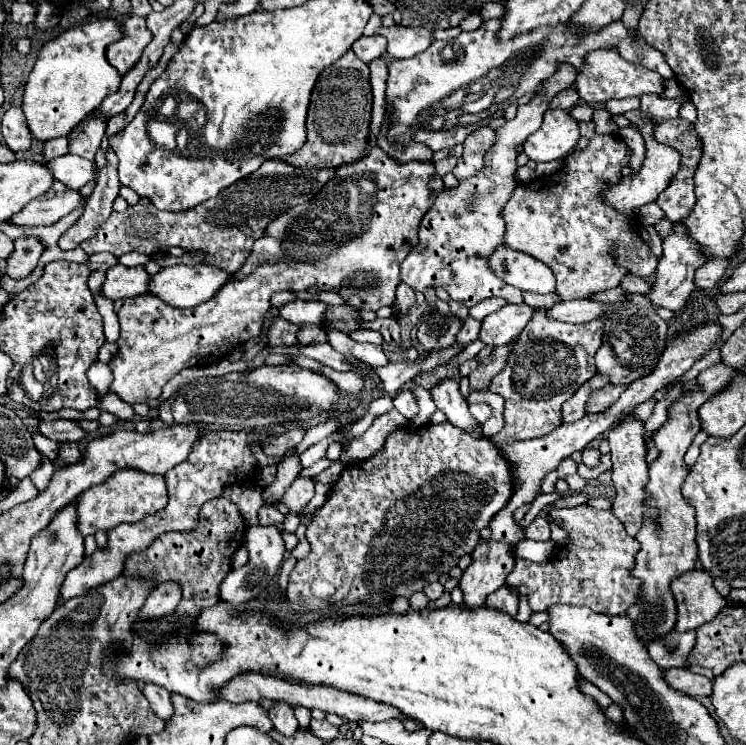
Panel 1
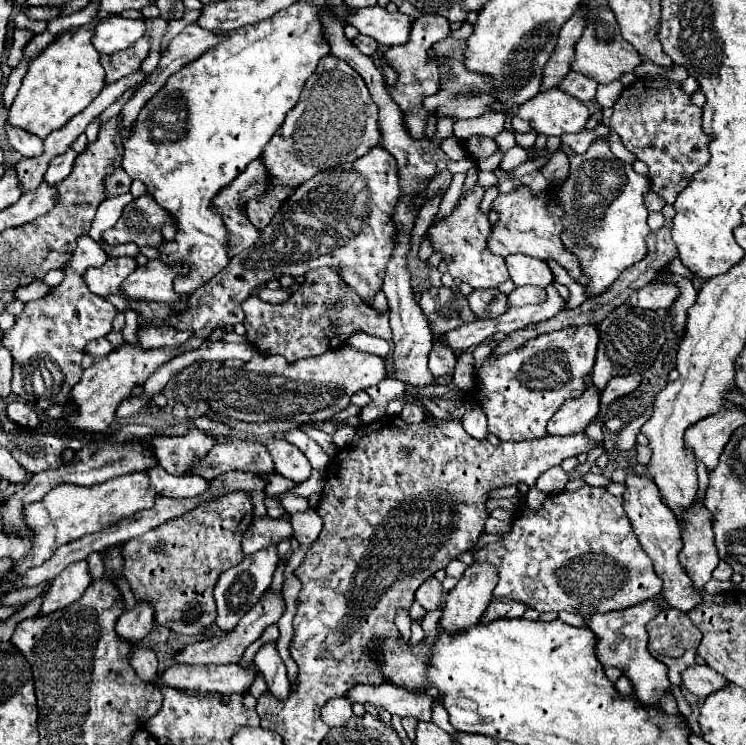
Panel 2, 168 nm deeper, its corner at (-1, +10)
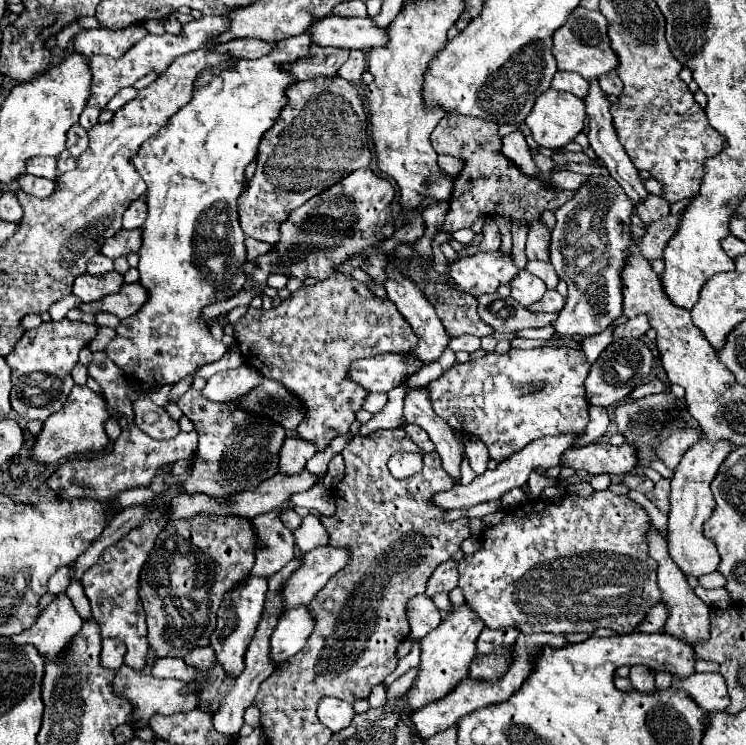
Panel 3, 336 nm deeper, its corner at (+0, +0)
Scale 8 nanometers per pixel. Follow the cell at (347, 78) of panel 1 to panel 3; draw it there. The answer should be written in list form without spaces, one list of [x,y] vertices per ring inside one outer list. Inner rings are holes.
[[[335,75],[333,79],[307,79],[307,81],[297,81],[293,83],[289,89],[287,89],[287,97],[289,97],[289,103],[283,107],[279,119],[273,123],[273,127],[265,133],[261,145],[259,145],[259,155],[257,155],[257,171],[255,171],[255,177],[249,181],[249,187],[247,191],[239,197],[239,221],[241,221],[241,229],[247,237],[253,237],[253,239],[259,239],[259,241],[265,241],[265,243],[277,243],[279,241],[279,225],[287,219],[287,215],[295,209],[295,207],[301,207],[305,201],[309,201],[311,197],[323,193],[325,189],[329,189],[331,185],[335,185],[337,181],[341,181],[343,177],[347,177],[351,171],[355,169],[361,169],[361,167],[369,167],[371,163],[371,139],[369,139],[369,133],[367,133],[367,127],[369,127],[369,121],[367,121],[367,111],[365,111],[365,103],[363,99],[359,97],[359,91],[355,89],[353,83],[341,79],[339,75]]]

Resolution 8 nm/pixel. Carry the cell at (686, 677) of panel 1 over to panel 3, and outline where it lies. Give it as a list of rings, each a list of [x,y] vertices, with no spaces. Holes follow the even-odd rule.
[[[693,673],[691,677],[677,681],[677,689],[687,691],[703,711],[719,711],[729,705],[727,685],[719,673]]]

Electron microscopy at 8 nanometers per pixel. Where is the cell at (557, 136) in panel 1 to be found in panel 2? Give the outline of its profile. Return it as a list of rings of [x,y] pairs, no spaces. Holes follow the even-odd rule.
[[[560,87],[542,89],[542,93],[526,101],[526,105],[520,105],[516,115],[526,119],[536,133],[544,133],[548,137],[580,133],[590,117],[588,107]]]

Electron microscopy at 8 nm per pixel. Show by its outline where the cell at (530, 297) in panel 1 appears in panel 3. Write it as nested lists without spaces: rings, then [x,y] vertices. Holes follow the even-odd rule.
[[[499,293],[479,295],[477,301],[481,319],[491,325],[495,333],[519,333],[527,327],[543,327],[553,323],[553,319],[557,317],[555,313],[531,313],[515,299],[501,297]]]

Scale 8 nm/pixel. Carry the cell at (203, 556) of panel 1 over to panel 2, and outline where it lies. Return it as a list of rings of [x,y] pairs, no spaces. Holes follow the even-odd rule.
[[[230,493],[230,497],[220,497],[218,501],[210,501],[210,505],[200,505],[198,509],[190,511],[190,513],[184,513],[184,517],[176,517],[174,521],[166,521],[166,525],[158,525],[158,529],[150,529],[150,533],[144,533],[142,537],[136,537],[134,541],[128,541],[122,545],[122,555],[126,559],[124,563],[124,575],[132,587],[132,593],[134,597],[140,601],[140,603],[148,603],[152,609],[154,609],[154,623],[156,625],[162,625],[170,631],[176,631],[180,635],[204,635],[206,629],[214,623],[216,619],[216,603],[214,603],[214,595],[212,595],[212,589],[218,581],[218,577],[228,571],[230,567],[238,565],[246,555],[242,553],[242,535],[246,533],[246,529],[252,525],[254,521],[254,511],[252,511],[252,505],[250,501],[246,501],[246,497],[242,497],[242,493]]]

